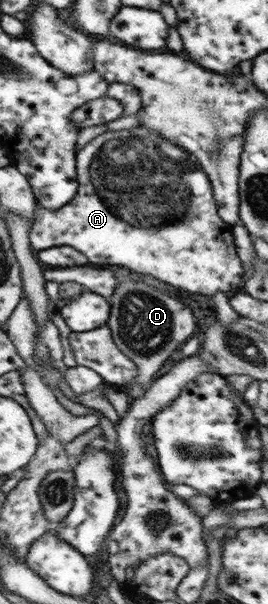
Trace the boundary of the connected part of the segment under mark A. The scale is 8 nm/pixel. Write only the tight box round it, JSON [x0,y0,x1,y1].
[29,125,247,297]

